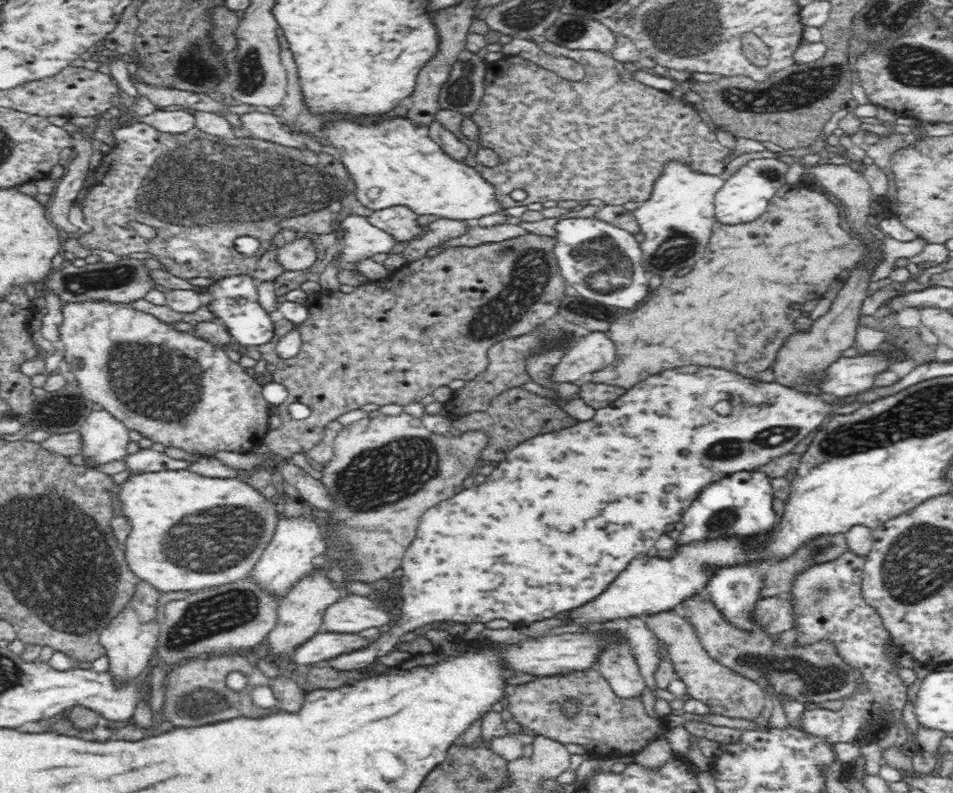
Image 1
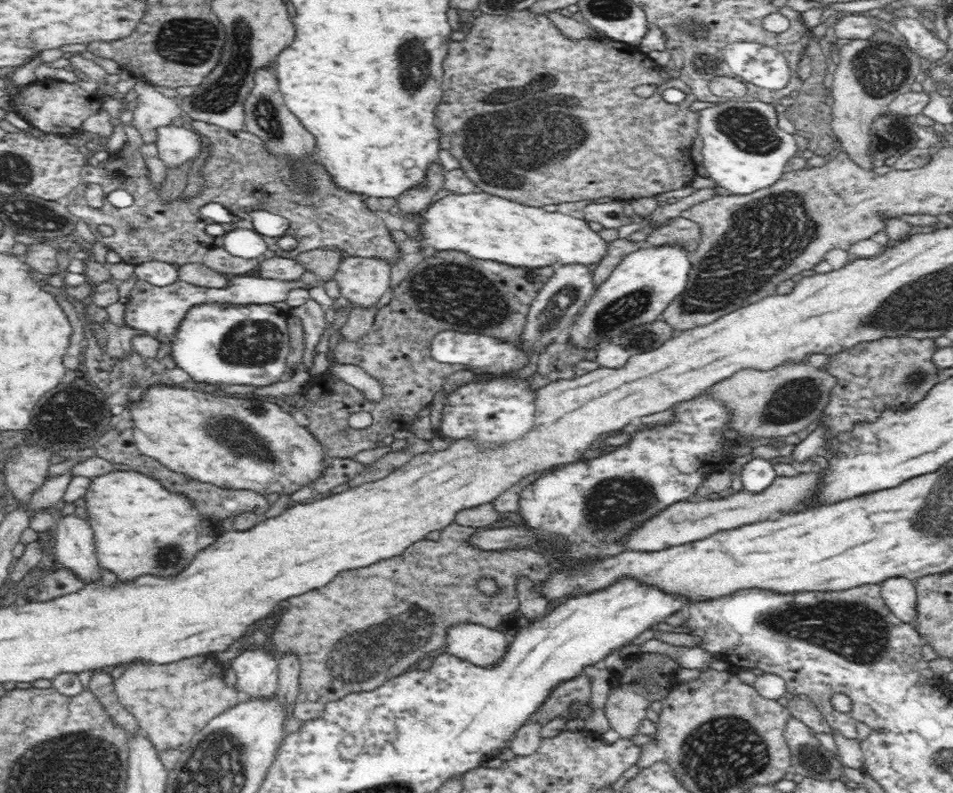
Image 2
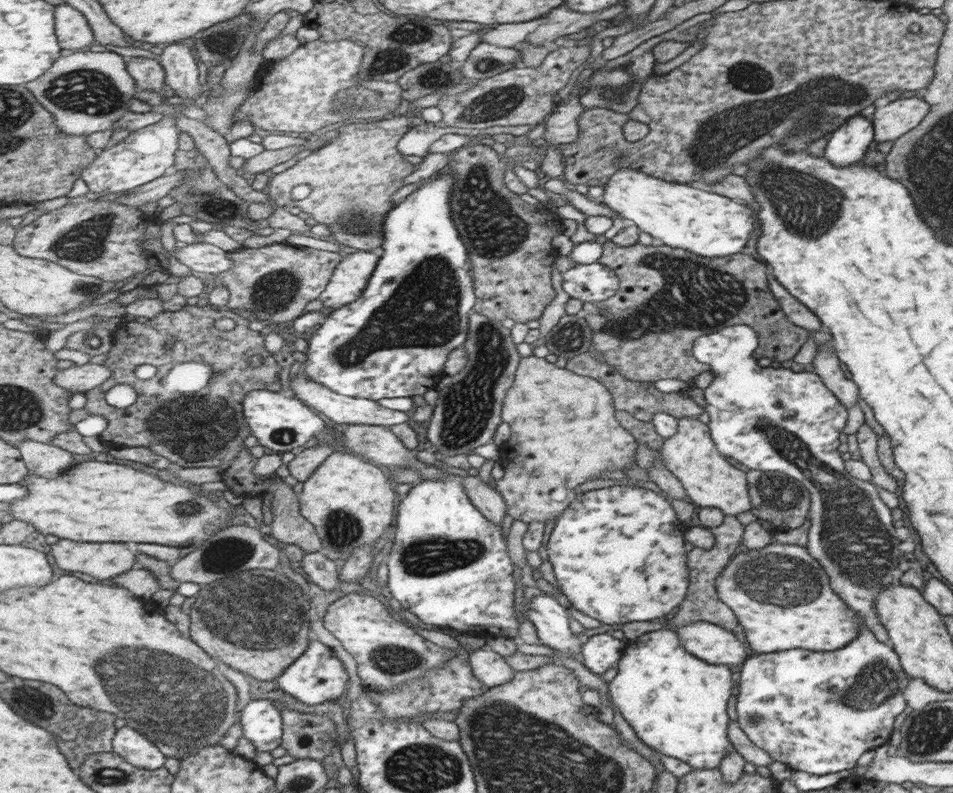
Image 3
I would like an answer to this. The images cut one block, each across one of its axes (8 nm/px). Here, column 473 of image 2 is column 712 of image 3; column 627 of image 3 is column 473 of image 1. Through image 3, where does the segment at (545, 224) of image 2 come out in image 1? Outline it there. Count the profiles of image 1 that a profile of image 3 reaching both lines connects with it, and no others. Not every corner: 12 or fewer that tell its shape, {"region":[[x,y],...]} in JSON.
{"region":[[410,120],[326,132],[378,211],[476,223],[505,208]]}

